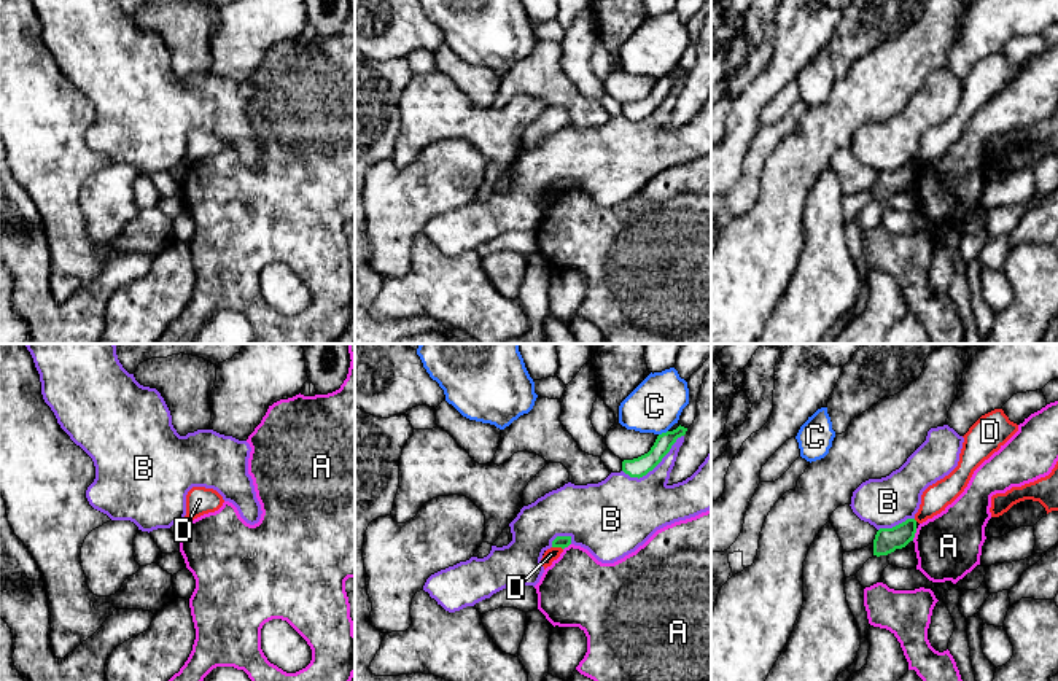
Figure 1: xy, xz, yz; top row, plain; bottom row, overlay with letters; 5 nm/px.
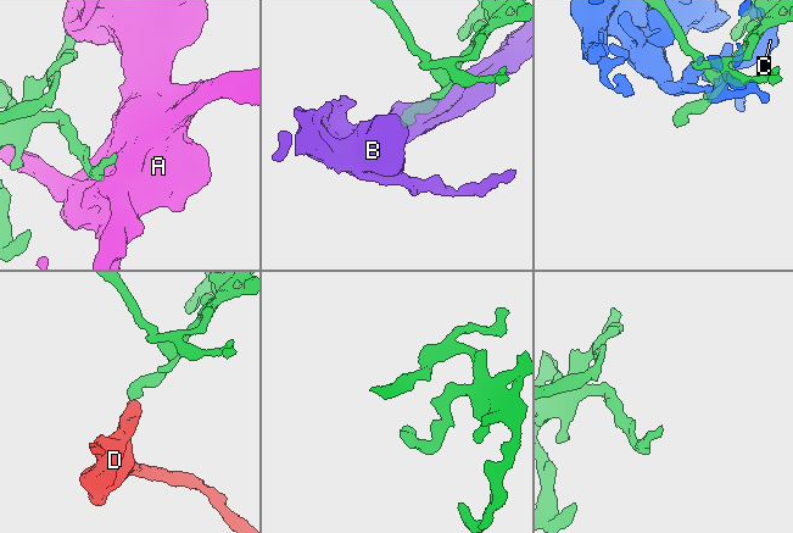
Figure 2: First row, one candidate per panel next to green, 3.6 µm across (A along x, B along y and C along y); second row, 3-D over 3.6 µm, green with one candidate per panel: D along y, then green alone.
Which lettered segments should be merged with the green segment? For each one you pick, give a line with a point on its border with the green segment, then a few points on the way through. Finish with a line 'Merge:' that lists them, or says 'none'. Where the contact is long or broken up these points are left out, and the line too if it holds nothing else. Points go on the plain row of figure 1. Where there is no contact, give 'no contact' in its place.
Merge: none

